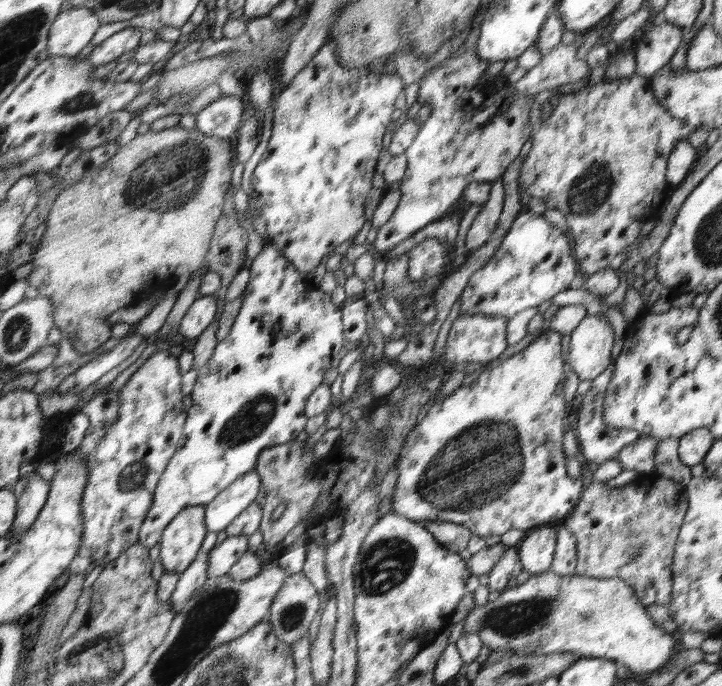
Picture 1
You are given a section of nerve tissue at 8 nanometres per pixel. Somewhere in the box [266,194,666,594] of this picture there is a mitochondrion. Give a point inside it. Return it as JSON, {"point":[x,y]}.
{"point":[473,469]}

